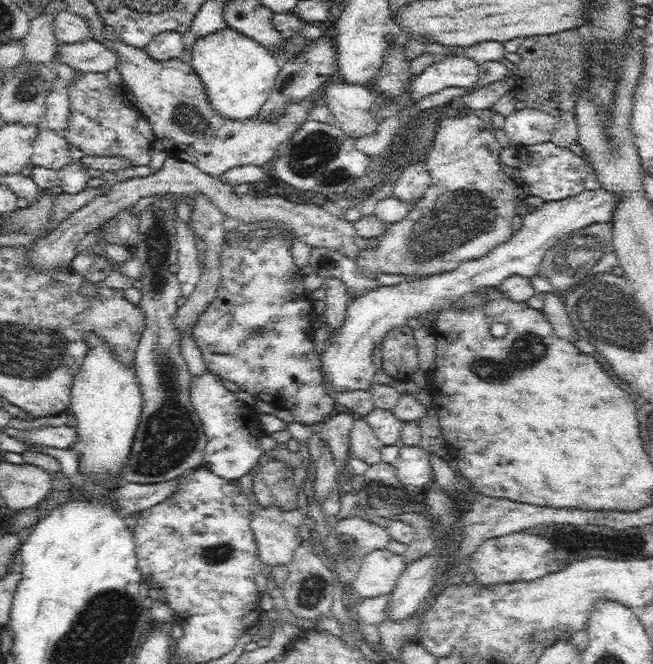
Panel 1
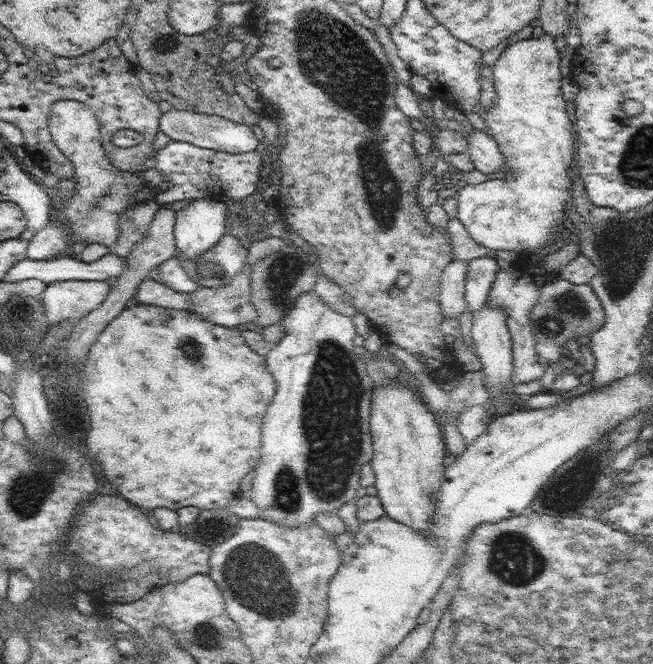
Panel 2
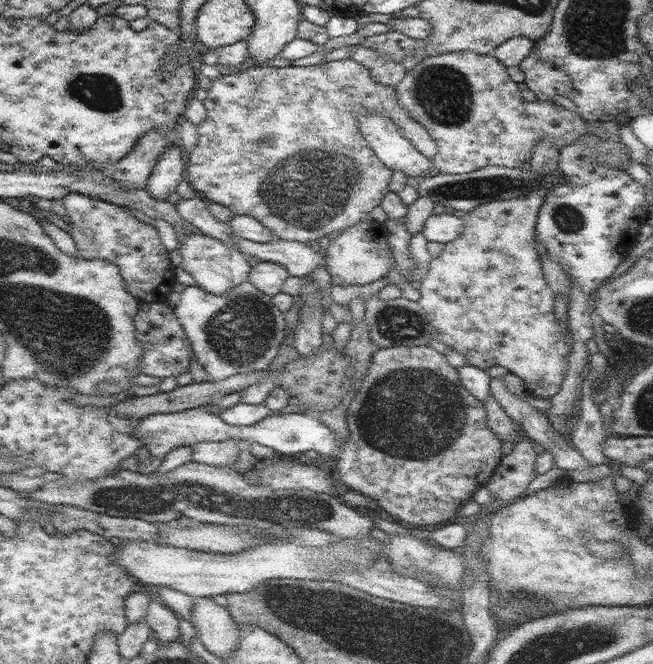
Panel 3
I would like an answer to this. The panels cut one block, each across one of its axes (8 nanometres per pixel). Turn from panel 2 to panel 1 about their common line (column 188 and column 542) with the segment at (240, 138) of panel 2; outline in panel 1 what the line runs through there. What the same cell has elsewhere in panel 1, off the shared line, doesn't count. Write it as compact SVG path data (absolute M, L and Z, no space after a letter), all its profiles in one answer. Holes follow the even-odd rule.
M514 110L503 125L510 142L519 146L543 144L552 139L557 118L543 111Z

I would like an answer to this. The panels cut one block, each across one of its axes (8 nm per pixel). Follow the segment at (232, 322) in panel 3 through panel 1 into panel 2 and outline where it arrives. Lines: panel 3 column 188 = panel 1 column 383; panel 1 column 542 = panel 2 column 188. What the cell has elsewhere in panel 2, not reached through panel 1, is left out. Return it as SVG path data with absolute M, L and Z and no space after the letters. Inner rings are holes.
M195 199L175 218L176 256L196 259L208 252L228 231L227 201Z

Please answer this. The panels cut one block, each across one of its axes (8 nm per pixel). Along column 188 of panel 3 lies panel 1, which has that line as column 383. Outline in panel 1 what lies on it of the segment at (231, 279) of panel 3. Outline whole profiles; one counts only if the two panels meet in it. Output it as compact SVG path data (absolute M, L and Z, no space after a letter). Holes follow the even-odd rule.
M478 116L439 120L434 142L421 153L431 176L431 186L403 220L385 229L378 237L378 246L359 252L356 264L360 270L375 279L382 273L430 276L454 270L461 262L482 258L499 244L508 242L514 233L512 219L520 198L516 181L502 171L502 150L491 126Z

